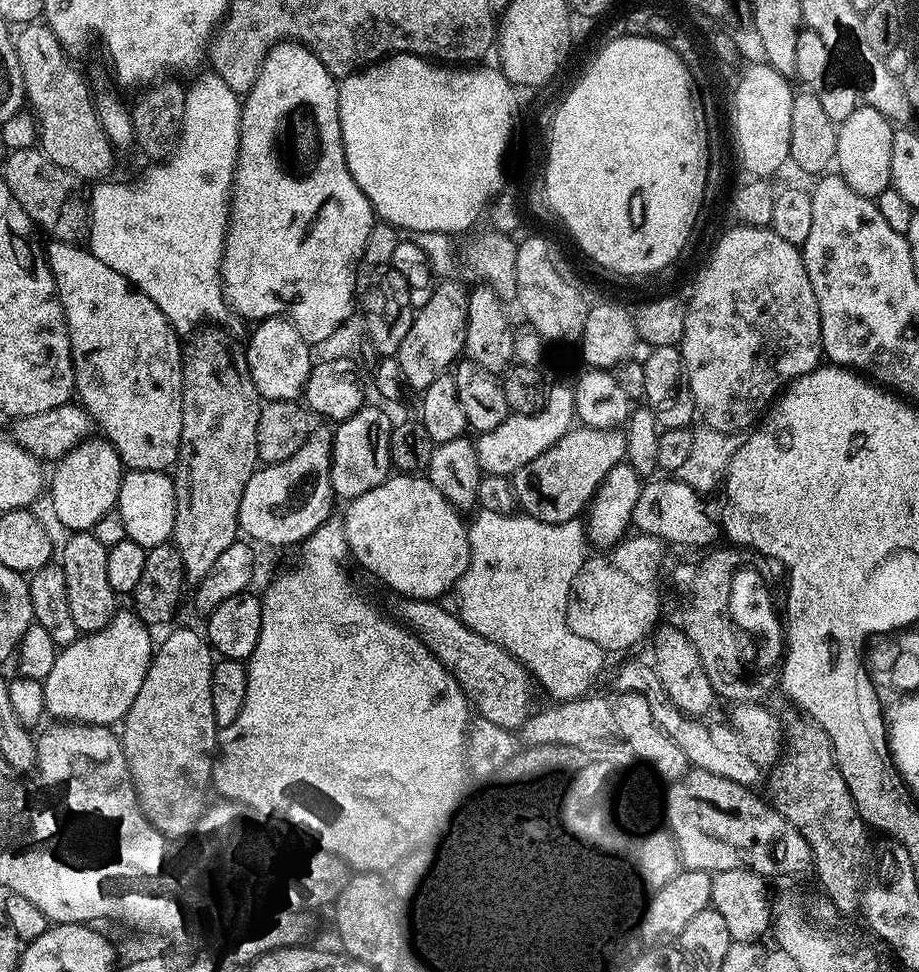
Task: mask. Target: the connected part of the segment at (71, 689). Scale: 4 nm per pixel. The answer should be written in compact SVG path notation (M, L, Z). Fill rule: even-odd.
M117 611L116 616L105 628L98 632L81 635L72 644L59 649L53 669L42 680L44 687L44 711L52 718L64 722L78 724L102 724L112 726L123 721L124 715L130 710L134 698L138 698L138 690L142 690L142 682L152 665L154 640L149 625L143 624L135 611Z

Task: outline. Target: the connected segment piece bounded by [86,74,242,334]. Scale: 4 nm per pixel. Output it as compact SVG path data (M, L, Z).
M197 75L197 80L187 85L186 118L176 153L166 161L153 163L140 184L100 182L90 192L87 247L99 260L106 262L110 270L118 270L118 274L145 292L180 334L195 333L205 322L224 322L220 320L230 316L228 302L224 299L222 269L232 189L236 183L236 159L240 157L242 100L222 78L207 75Z

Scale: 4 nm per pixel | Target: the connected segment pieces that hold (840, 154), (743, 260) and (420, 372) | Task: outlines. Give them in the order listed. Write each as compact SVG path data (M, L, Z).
M865 106L856 107L854 114L850 114L850 118L839 125L835 167L858 194L874 198L890 187L890 146L893 131L894 124L891 120L878 110Z
M733 223L733 228L728 228L720 236L704 273L696 280L692 288L692 297L687 297L686 326L678 345L682 358L684 359L684 373L688 375L690 382L690 394L694 398L696 415L699 423L714 430L743 433L751 429L761 419L762 413L779 397L781 391L788 387L792 381L798 379L802 374L813 372L821 367L822 349L820 346L820 311L818 302L814 298L814 290L810 286L810 278L806 274L806 266L801 249L797 245L786 242L782 234L778 234L772 227L759 228L753 224Z
M448 278L437 283L426 306L415 309L412 325L406 330L398 353L400 375L409 389L430 386L434 378L445 375L461 359L468 325L468 294L469 289L463 288L456 278Z

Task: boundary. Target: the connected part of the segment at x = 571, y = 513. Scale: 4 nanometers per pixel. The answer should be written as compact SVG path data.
M576 426L533 461L512 475L515 499L527 515L542 522L561 524L577 519L594 497L597 488L610 470L625 459L628 447L619 427L589 428Z

